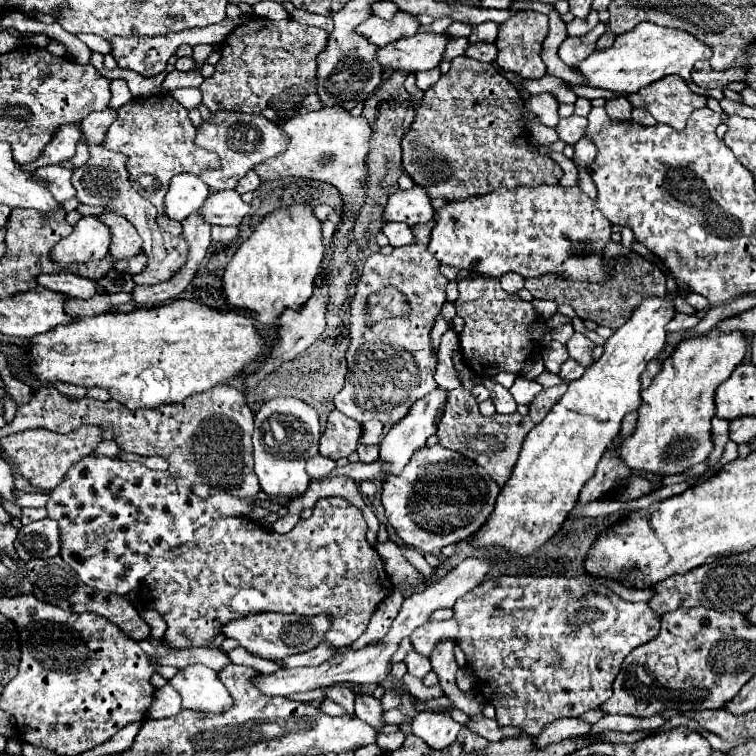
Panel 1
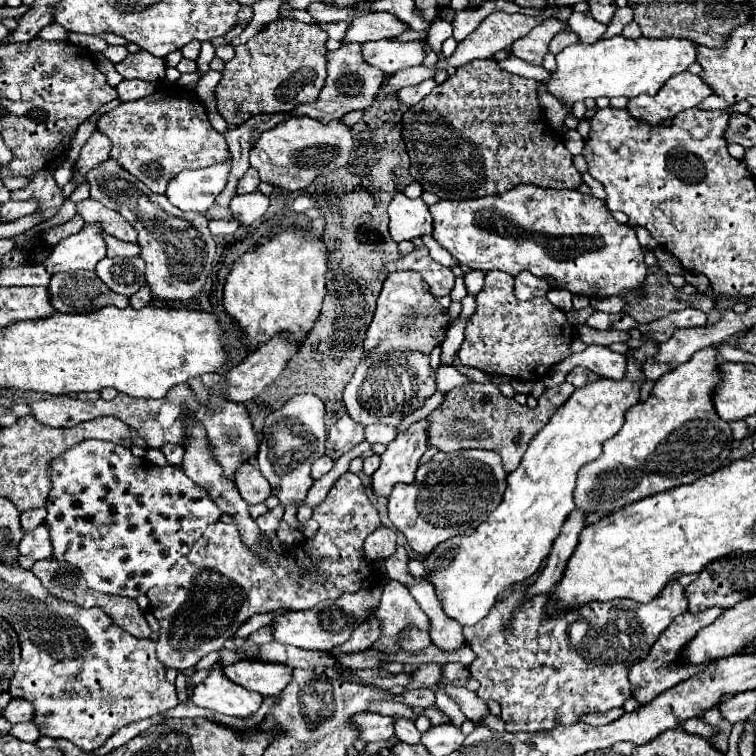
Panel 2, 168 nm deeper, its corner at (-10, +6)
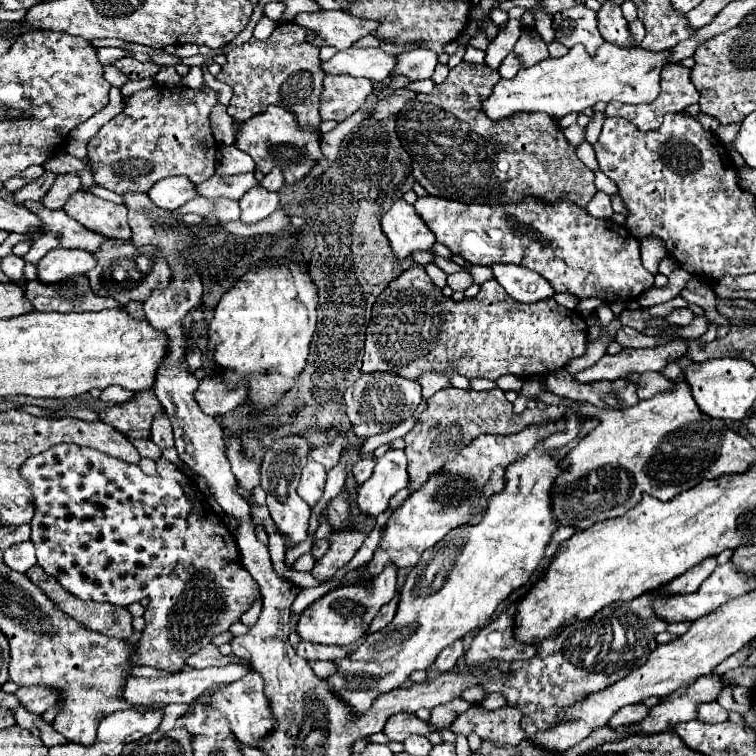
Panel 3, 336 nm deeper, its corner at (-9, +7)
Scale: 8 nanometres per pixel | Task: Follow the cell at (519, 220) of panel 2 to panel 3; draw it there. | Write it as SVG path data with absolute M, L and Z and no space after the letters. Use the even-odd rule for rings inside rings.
M424 196L414 202L418 216L436 234L436 242L444 244L452 254L462 256L468 264L492 266L492 264L520 264L540 276L544 276L556 292L568 292L578 298L600 298L606 304L628 302L638 298L644 290L654 286L654 276L648 274L640 262L640 240L634 238L624 226L612 220L594 218L586 208L568 202L544 202L534 196L526 196L514 204L462 204L438 196Z

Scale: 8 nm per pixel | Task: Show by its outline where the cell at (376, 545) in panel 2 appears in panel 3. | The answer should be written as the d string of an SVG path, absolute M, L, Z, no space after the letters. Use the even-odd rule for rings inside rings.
M352 530L352 532L332 532L330 534L330 548L328 552L314 564L312 576L318 580L330 580L340 568L344 568L354 554L360 550L362 542L366 540L366 532Z

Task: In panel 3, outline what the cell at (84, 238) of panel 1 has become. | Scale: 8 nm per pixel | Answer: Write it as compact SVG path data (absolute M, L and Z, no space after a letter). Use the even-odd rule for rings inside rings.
M54 248L38 262L38 280L44 284L60 282L74 274L84 274L94 268L96 258L86 250Z

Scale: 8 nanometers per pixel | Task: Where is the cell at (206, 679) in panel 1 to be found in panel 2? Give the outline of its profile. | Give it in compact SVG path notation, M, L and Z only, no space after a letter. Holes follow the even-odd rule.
M215 669L209 673L209 677L203 683L199 683L193 689L191 701L197 707L209 709L213 713L247 719L259 711L259 707L263 703L263 695L251 693L251 691L235 685L233 681L227 681L227 677L223 677L221 669Z

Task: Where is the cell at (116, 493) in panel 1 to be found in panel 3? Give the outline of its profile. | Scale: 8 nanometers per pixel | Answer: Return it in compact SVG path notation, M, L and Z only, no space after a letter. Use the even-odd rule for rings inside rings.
M58 444L58 446L54 446L54 448L50 448L50 450L46 450L46 452L42 452L42 454L38 454L38 456L32 456L32 458L30 458L30 460L26 460L26 464L24 464L24 466L22 466L22 476L24 476L24 478L26 478L26 480L28 480L28 484L30 484L30 490L32 490L32 494L34 494L34 518L32 518L32 522L30 522L30 526L32 526L32 536L30 536L30 540L32 540L32 542L34 542L34 546L36 546L36 554L38 554L38 564L40 564L40 566L42 566L42 568L44 568L44 572L46 572L46 574L50 574L50 576L54 576L54 578L58 578L58 582L60 582L60 584L62 584L62 586L64 586L64 588L66 588L66 590L68 590L68 592L70 592L70 594L74 594L74 596L78 596L78 598L82 598L82 600L96 600L96 602L110 602L110 604L118 604L118 606L128 606L128 604L134 604L134 602L140 602L140 600L144 600L144 598L148 598L148 599L149 599L149 604L150 604L150 594L154 594L154 592L156 592L156 590L160 590L160 588L162 588L162 586L164 586L164 582L166 582L166 580L168 580L168 574L170 574L170 572L172 572L172 570L174 570L174 568L176 568L176 566L178 566L178 560L180 560L180 552L182 552L182 546L184 546L184 534L186 534L186 532L188 532L188 516L190 516L190 514L192 514L192 510L194 510L194 504L192 504L192 496L190 496L190 492L188 492L188 490L186 490L186 488L188 488L188 486L186 486L186 484L188 484L188 482L192 482L192 484L194 484L194 486L197 486L197 484L196 484L196 482L195 482L195 480L194 480L194 479L193 479L193 478L192 478L192 477L191 477L191 476L189 476L189 475L187 475L187 474L185 474L185 473L184 473L184 472L182 472L182 470L181 470L181 469L180 469L180 468L179 468L179 467L177 467L177 466L176 466L176 468L178 468L178 470L180 470L180 474L184 474L184 476L186 476L186 478L182 478L182 480L176 480L176 478L174 478L174 476L160 476L160 474L157 474L157 475L156 475L156 476L148 476L148 474L144 474L144 472L142 472L142 470L140 470L140 466L138 466L138 464L126 464L126 460L114 460L114 456L106 456L106 454L104 454L104 452L98 452L98 450L94 450L94 448L82 448L82 446L78 446L78 444Z

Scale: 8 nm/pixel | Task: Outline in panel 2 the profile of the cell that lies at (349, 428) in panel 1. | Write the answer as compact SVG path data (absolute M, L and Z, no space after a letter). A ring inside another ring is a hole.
M343 415L327 433L325 441L325 455L333 461L337 461L343 453L353 449L357 443L361 443L363 437L363 425L355 423L349 415Z

